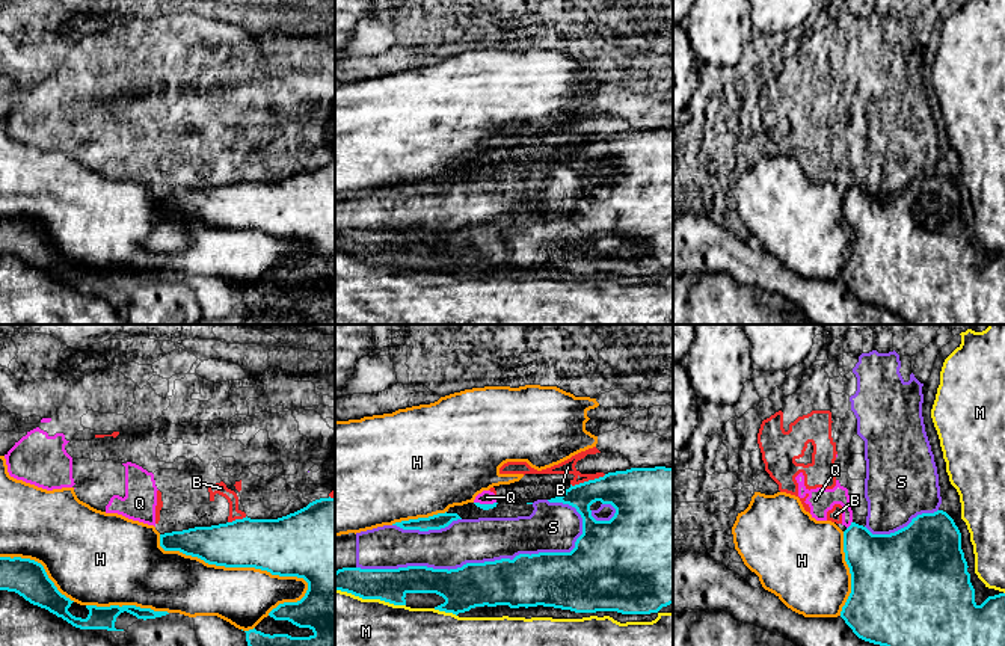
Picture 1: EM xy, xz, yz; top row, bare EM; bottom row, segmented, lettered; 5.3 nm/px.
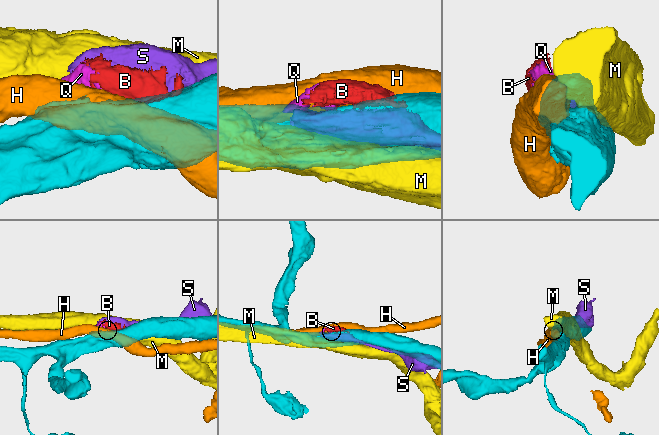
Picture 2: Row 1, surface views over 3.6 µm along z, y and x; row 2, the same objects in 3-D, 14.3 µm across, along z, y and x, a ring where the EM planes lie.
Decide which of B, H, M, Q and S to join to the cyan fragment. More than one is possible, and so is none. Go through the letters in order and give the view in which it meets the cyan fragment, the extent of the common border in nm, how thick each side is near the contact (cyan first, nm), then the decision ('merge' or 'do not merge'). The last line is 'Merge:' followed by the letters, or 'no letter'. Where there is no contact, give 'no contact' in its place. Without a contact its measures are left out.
B: xz | 200 nm | 260/80 nm | do not merge
H: xy | 850 nm | 280/320 nm | do not merge
M: xz | 380 nm | 180/500 nm | do not merge
Q: yz | 50 nm | 300/130 nm | do not merge
S: xz | 1250 nm | 260/240 nm | do not merge
Merge: no letter

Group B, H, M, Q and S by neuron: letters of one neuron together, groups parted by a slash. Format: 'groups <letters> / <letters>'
groups B Q S / H / M

